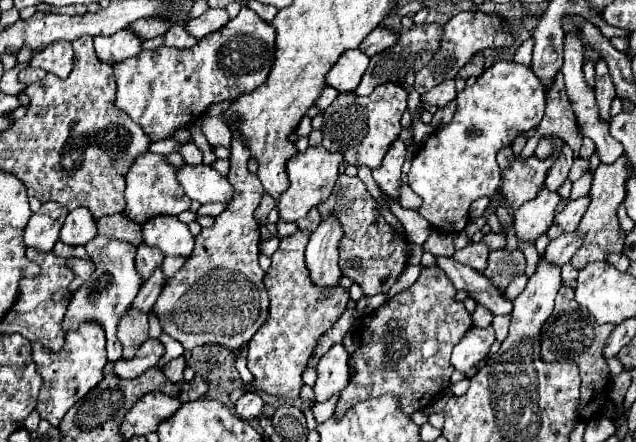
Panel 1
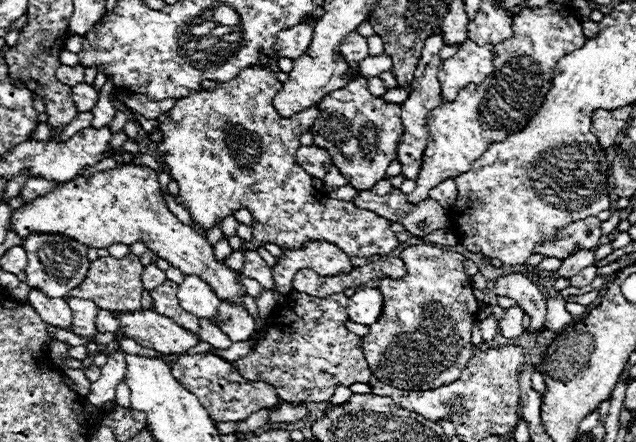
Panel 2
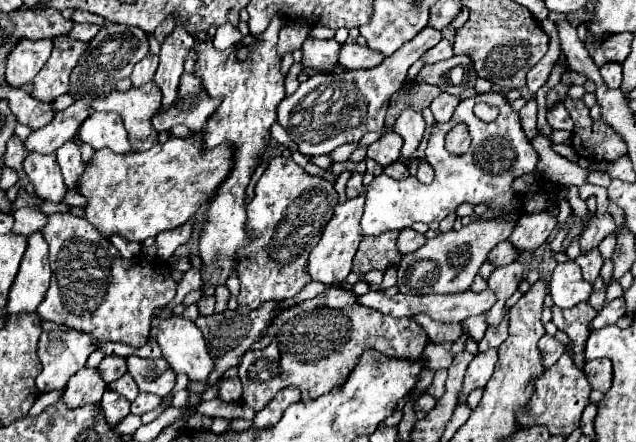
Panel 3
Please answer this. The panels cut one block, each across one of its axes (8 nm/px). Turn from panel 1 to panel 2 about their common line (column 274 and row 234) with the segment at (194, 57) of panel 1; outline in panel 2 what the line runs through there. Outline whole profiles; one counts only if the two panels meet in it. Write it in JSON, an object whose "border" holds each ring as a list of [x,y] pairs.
{"border":[[[32,234],[22,244],[28,254],[26,268],[26,284],[30,288],[38,288],[50,298],[64,298],[72,288],[76,288],[88,274],[90,260],[86,258],[88,248],[78,244],[76,240],[68,240],[64,236],[48,236],[48,234]]]}

